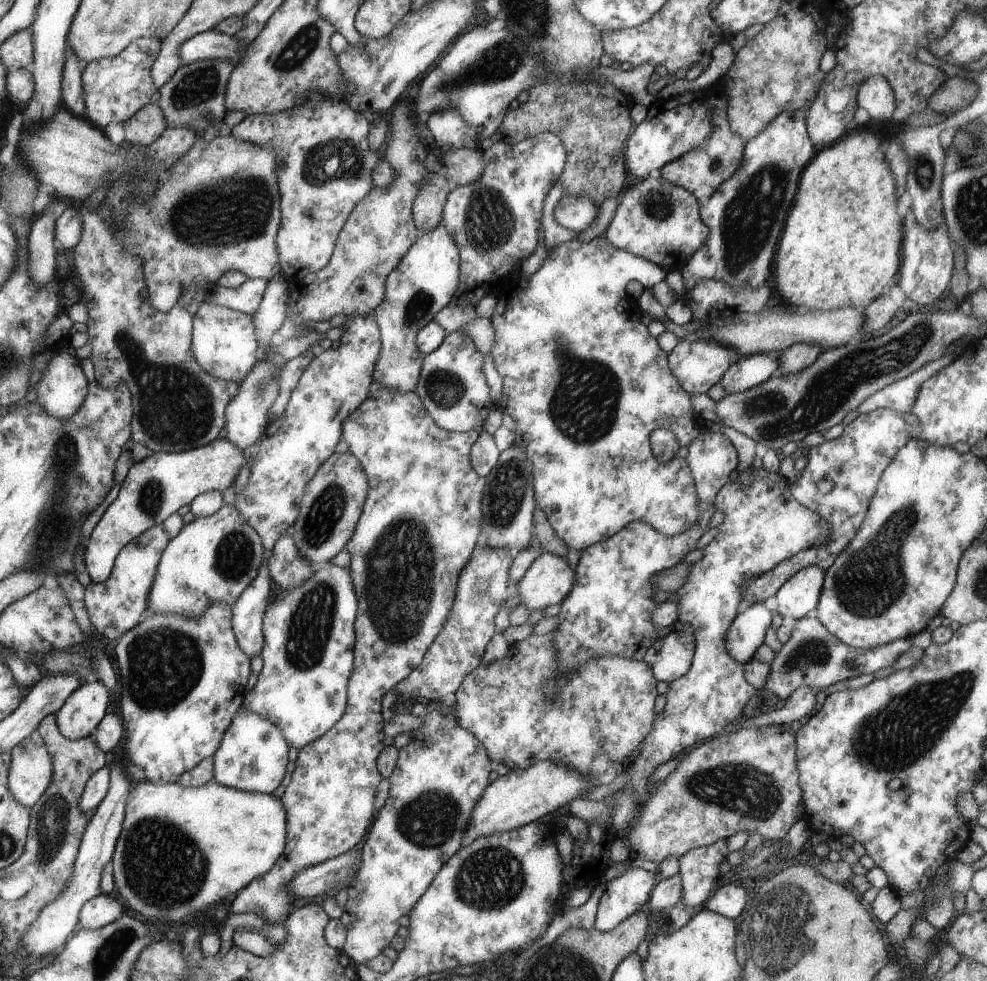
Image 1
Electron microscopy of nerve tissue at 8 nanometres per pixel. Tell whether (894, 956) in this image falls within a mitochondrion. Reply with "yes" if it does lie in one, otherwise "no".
no

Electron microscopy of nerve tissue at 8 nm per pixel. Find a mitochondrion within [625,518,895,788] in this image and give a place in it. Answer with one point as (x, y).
(810, 650)

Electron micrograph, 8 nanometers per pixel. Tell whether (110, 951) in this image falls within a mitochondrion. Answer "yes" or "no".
yes

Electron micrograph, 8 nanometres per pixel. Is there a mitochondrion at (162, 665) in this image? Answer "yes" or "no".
yes

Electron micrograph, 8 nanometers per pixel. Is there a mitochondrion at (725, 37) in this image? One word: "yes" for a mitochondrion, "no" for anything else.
no

